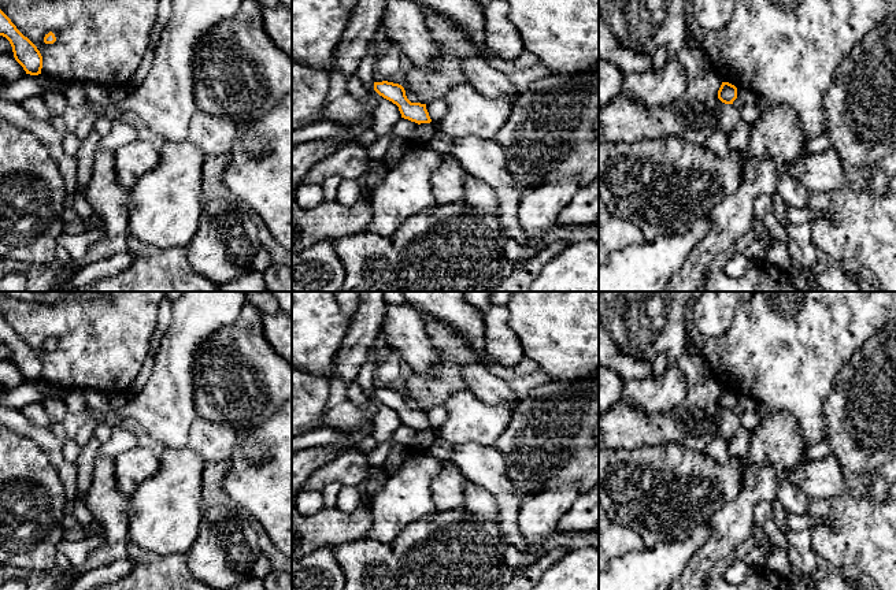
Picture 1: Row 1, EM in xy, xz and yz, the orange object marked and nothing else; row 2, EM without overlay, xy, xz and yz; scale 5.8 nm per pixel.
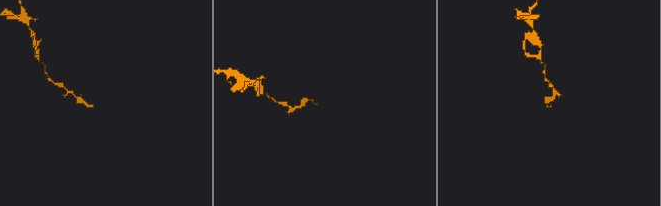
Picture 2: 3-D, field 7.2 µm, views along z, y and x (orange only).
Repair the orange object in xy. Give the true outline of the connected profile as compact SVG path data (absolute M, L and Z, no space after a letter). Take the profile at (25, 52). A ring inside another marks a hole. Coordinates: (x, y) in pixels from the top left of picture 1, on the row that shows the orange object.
M0 10L0 36L5 37L14 52L15 60L23 67L26 74L38 75L42 68L42 56L37 47L25 37L11 19Z

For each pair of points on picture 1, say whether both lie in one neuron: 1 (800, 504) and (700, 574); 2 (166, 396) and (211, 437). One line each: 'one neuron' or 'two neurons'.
1: two neurons
2: two neurons

